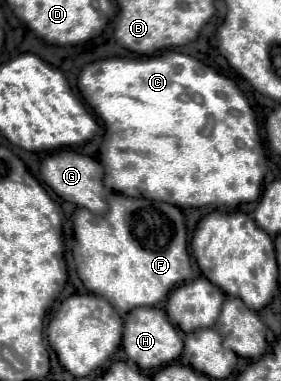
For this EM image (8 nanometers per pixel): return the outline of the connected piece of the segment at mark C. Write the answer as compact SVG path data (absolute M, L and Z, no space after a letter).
M169 50L151 57L110 57L100 59L100 61L88 63L82 69L80 79L78 79L78 89L80 89L82 97L84 97L84 101L94 109L94 113L100 117L100 121L106 127L98 156L101 165L105 169L104 185L108 189L124 193L124 195L134 195L134 197L140 195L140 197L146 197L146 199L158 199L158 201L174 203L180 209L208 207L208 205L235 209L241 203L250 203L250 201L256 201L260 197L260 187L262 187L262 179L264 179L264 170L261 163L265 159L265 149L258 133L254 111L248 105L248 101L244 99L244 93L234 85L232 79L216 73L212 67L208 67L202 61L198 61L196 57Z

